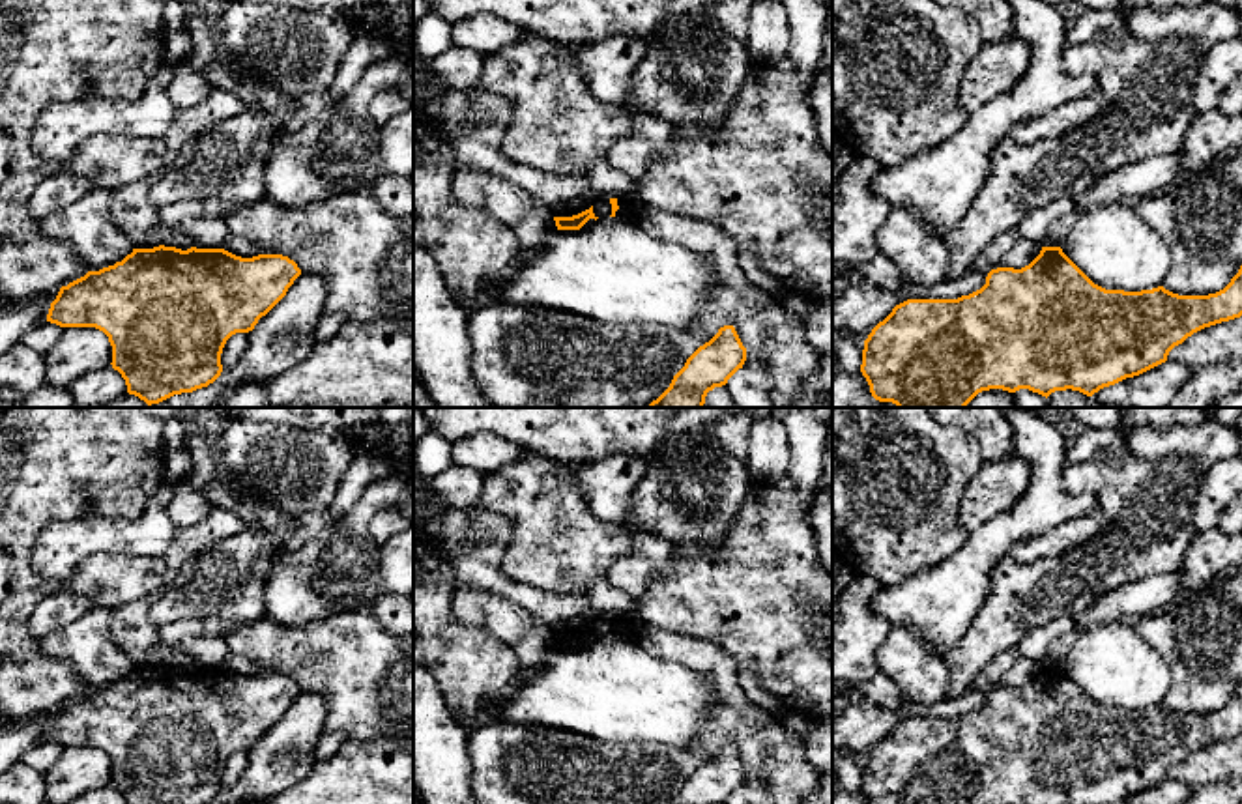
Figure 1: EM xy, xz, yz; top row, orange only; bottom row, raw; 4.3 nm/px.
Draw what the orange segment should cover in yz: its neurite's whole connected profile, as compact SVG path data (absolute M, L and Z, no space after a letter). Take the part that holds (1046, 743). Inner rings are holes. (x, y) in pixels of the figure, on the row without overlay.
M1042 666L1040 673L1025 686L997 686L986 696L986 703L958 718L907 718L892 727L864 759L860 791L868 804L1115 804L1139 795L1167 780L1169 770L1193 752L1242 735L1242 684L1231 701L1208 714L1178 714L1163 705L1141 711L1105 709L1094 703L1061 666Z

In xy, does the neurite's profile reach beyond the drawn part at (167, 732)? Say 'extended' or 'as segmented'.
as segmented

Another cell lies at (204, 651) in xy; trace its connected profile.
M185 636L178 649L165 647L165 666L174 666L176 654L185 653L196 668L223 668L230 654L224 638Z

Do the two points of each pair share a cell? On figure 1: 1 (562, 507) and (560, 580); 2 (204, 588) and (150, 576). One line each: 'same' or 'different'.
1: same
2: different

